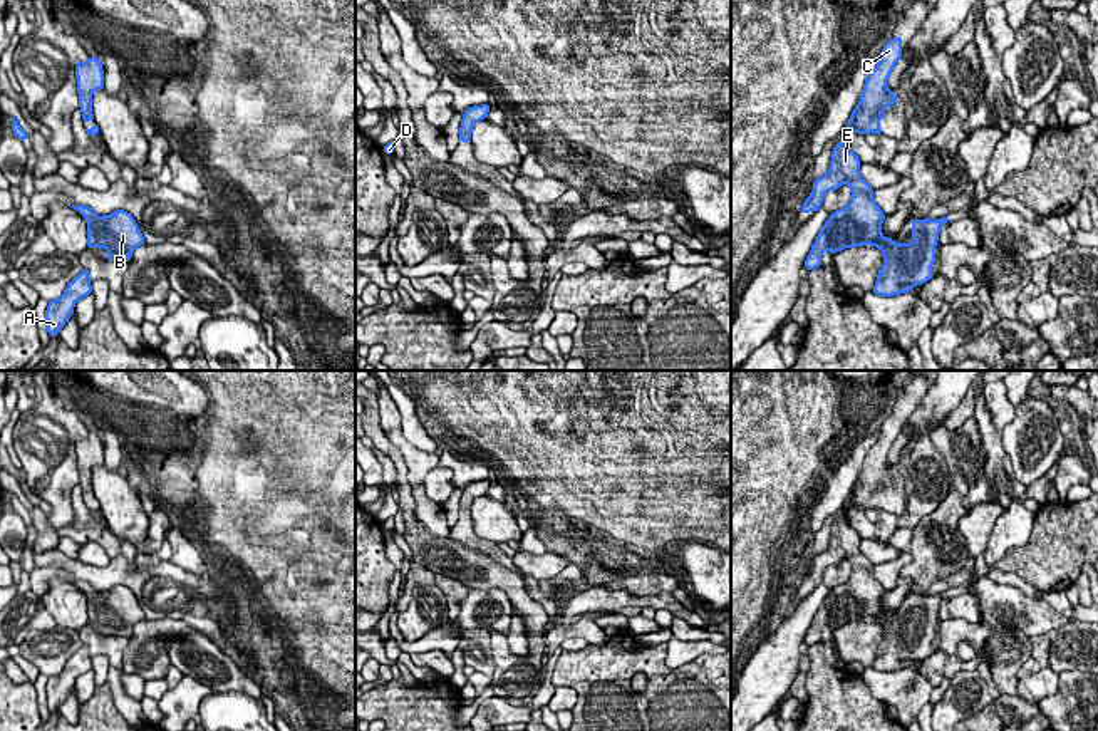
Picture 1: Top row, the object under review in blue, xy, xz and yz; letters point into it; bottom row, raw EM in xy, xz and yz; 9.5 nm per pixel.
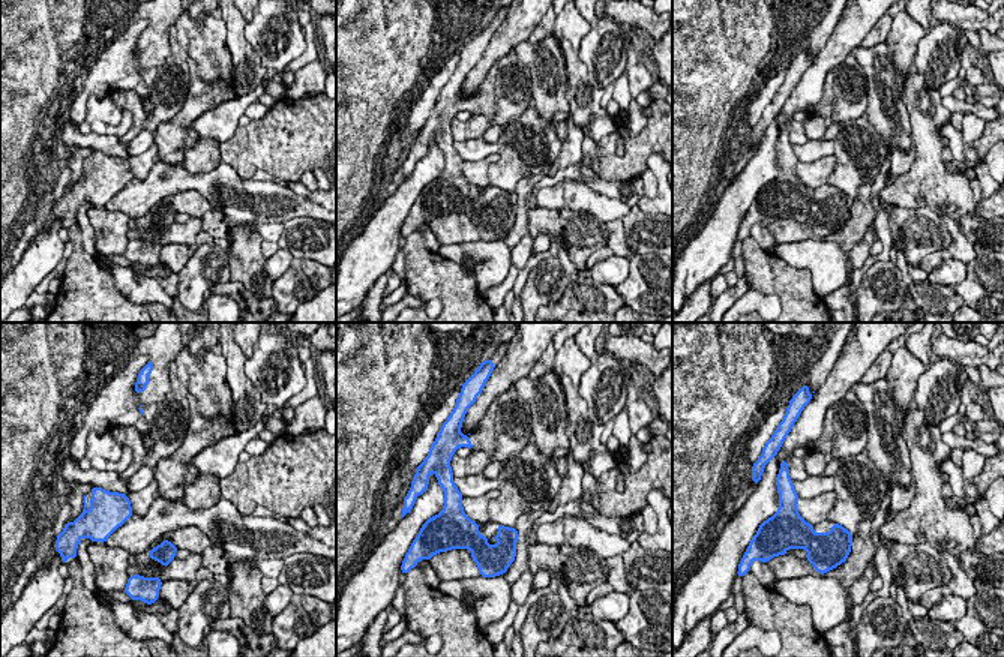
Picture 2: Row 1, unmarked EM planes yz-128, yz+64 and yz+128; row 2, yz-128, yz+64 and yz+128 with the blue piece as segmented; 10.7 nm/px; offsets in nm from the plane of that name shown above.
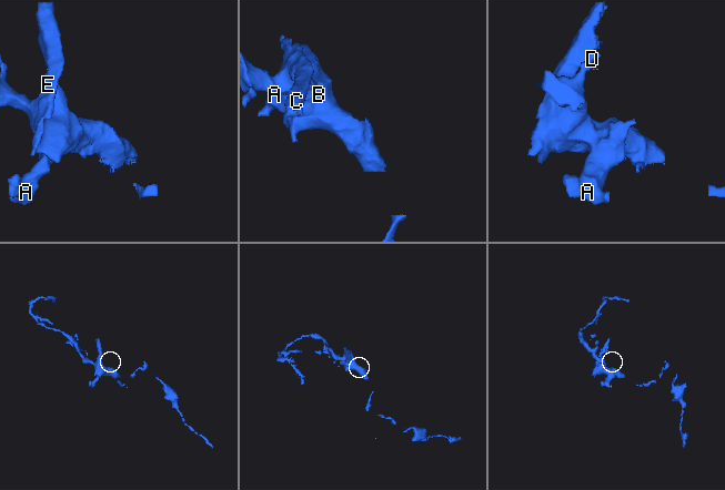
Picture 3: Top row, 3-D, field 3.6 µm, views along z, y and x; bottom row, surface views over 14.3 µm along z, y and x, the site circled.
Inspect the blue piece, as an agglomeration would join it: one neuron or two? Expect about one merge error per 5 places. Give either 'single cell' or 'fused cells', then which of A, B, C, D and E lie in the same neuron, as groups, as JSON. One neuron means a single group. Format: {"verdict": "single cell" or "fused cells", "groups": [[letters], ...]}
{"verdict": "single cell", "groups": [["A", "B", "C", "D", "E"]]}

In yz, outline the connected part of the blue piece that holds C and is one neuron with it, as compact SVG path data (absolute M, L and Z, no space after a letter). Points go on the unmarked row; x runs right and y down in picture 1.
M892 412L882 424L880 434L863 459L858 480L855 481L845 508L883 510L878 498L885 495L885 483L895 481L899 471L887 463L887 454L895 439L904 433L902 412Z

